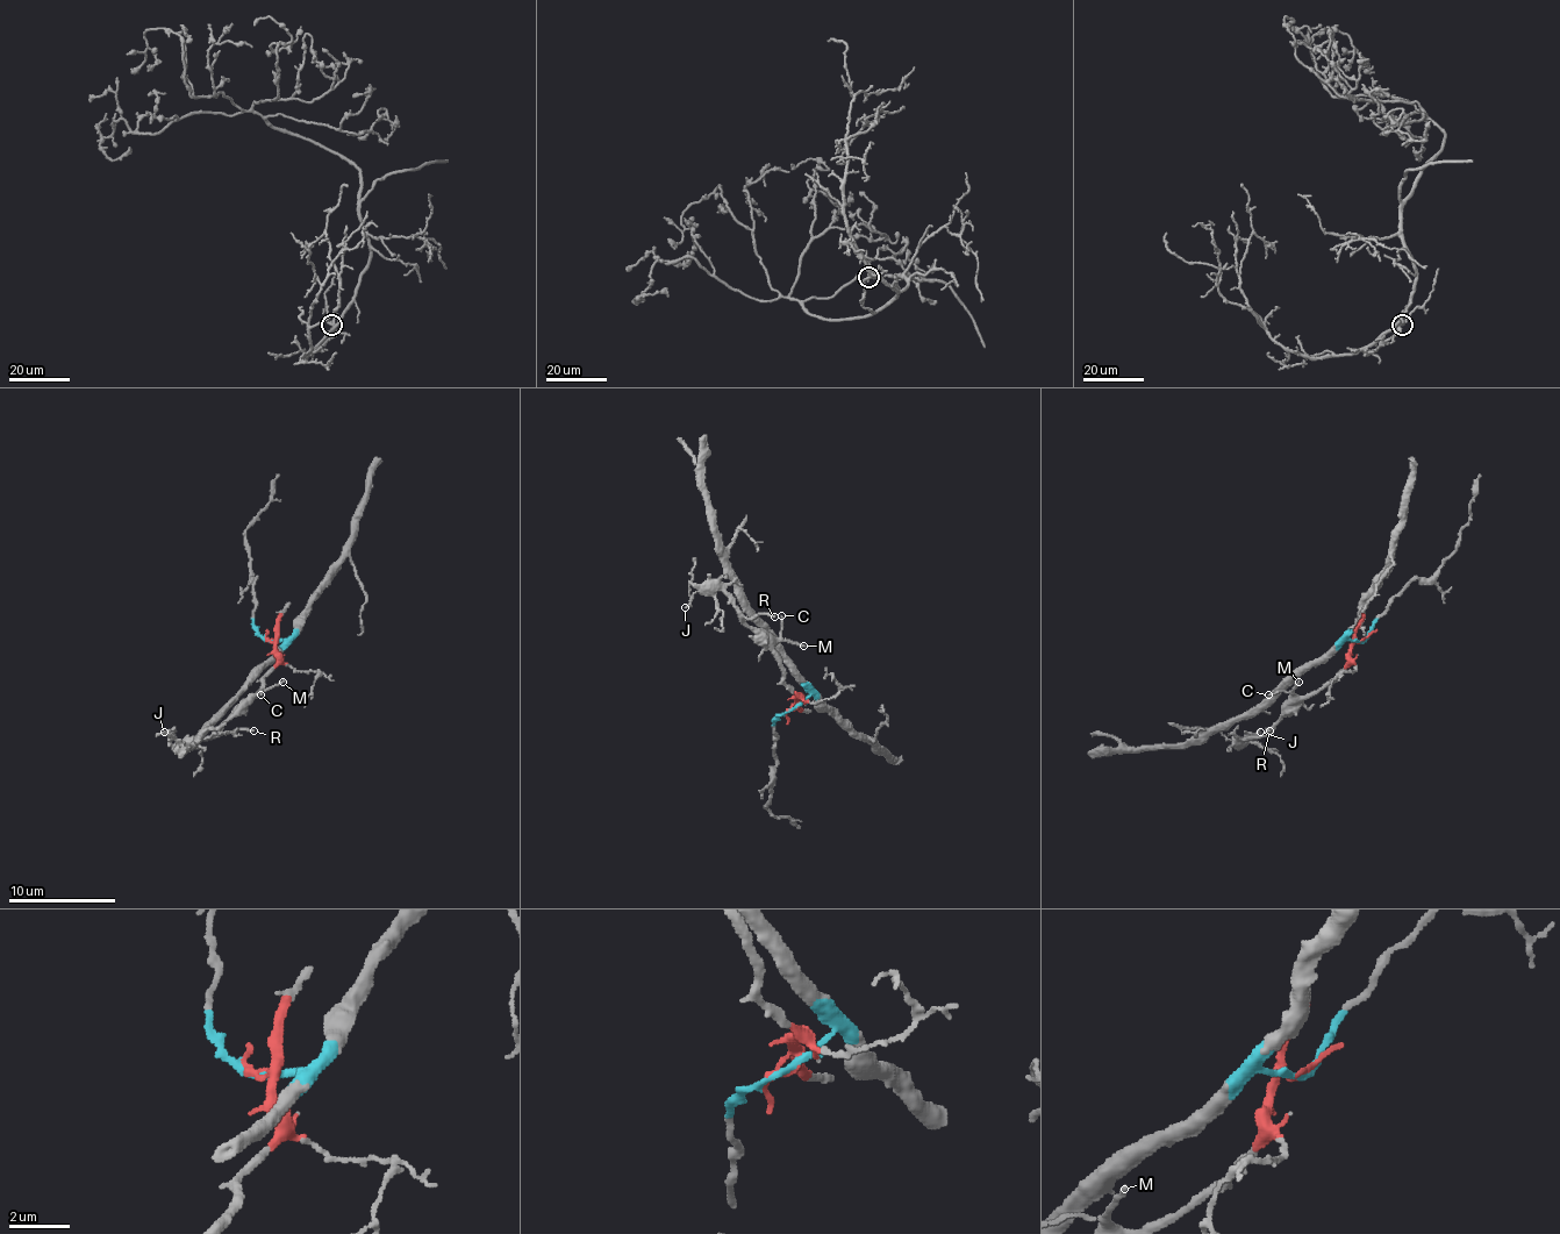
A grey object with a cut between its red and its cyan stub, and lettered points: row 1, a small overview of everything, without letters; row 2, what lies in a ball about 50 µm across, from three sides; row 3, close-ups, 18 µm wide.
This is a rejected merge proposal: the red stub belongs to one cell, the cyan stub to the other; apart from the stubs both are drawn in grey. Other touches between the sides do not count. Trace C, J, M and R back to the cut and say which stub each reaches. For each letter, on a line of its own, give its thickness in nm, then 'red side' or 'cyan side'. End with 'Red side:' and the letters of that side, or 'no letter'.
C: 130 nm | red side
J: 170 nm | red side
M: 170 nm | red side
R: 160 nm | red side
Red side: C, J, M, R

